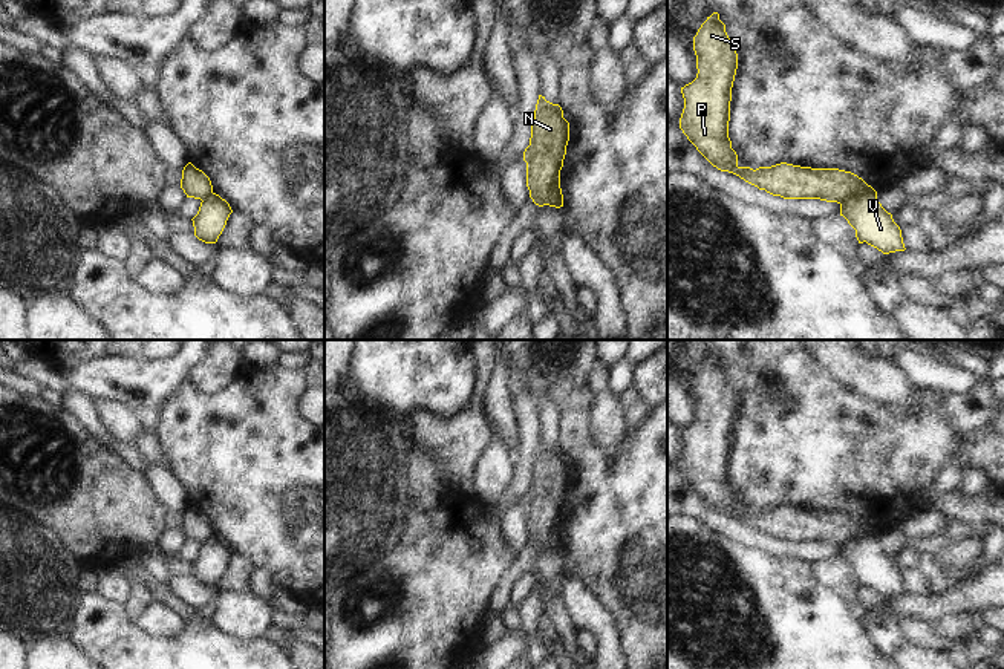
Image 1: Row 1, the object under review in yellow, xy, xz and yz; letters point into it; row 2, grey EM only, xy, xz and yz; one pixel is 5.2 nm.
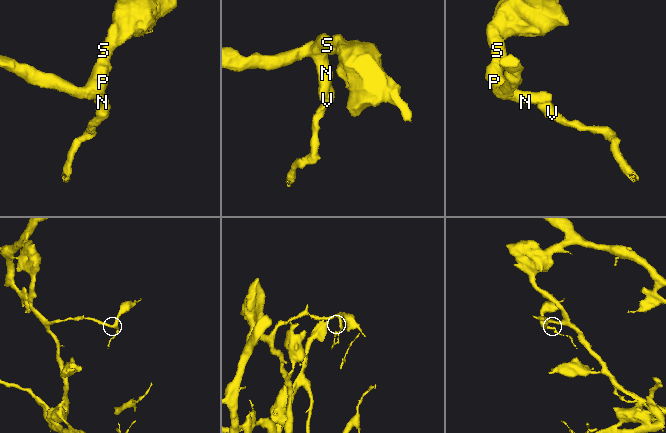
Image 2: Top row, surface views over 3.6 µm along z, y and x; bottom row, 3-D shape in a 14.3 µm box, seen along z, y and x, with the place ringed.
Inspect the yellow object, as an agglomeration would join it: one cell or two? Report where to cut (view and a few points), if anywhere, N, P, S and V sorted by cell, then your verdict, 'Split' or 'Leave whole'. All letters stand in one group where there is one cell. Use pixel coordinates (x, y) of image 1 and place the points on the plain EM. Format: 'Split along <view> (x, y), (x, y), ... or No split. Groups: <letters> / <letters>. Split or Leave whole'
Split along yz (873, 531), (851, 538), (841, 547). Groups: N P S / V. Split.

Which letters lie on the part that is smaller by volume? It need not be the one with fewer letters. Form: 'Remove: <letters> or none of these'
Remove: V.

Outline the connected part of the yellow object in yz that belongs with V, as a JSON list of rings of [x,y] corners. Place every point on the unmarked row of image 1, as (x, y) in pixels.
[[[877,534],[846,540],[840,547],[840,559],[856,573],[859,586],[866,585],[883,597],[905,594],[900,569],[877,543]]]

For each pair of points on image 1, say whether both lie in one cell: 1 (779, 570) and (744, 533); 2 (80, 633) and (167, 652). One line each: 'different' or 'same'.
1: different
2: same

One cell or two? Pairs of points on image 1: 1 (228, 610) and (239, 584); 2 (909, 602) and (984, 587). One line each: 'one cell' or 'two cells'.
1: two cells
2: one cell

